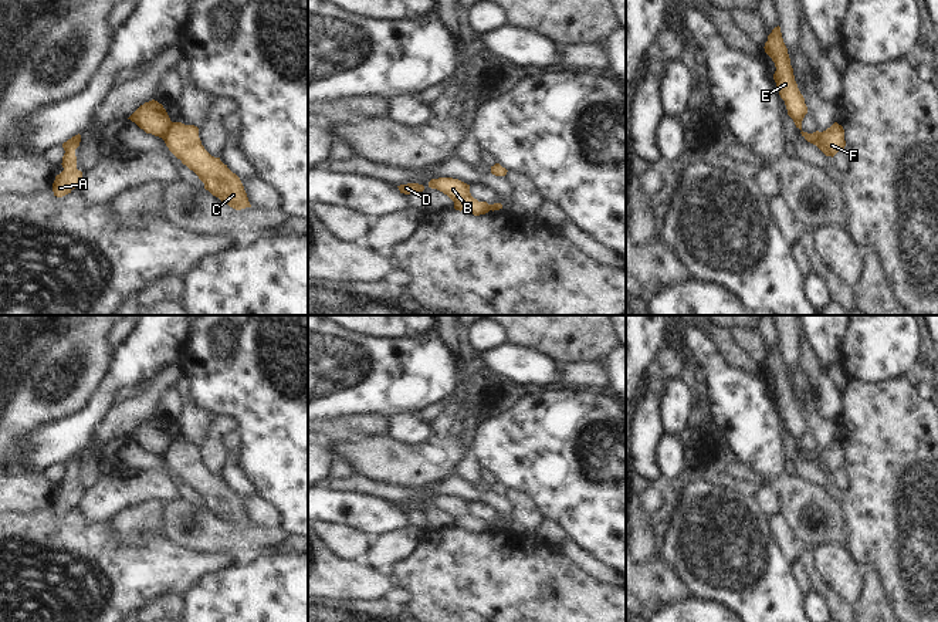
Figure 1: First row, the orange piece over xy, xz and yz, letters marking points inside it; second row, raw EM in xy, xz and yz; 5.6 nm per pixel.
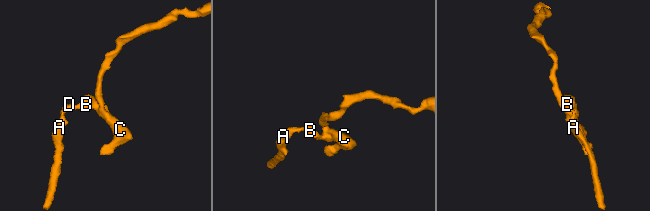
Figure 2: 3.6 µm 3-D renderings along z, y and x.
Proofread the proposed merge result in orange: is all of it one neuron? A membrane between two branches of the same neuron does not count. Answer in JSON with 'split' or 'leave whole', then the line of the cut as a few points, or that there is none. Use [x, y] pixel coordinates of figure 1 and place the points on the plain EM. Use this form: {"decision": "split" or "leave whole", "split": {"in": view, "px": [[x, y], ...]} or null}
{"decision": "split", "split": {"in": "xy", "px": [[173, 440], [162, 456]]}}

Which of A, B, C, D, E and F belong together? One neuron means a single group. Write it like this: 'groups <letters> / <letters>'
groups A B D / C E F

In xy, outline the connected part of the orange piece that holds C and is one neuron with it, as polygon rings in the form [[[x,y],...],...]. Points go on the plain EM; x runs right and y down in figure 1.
[[[173,440],[162,456],[169,469],[204,501],[204,507],[236,528],[251,525],[240,496],[220,476],[211,474],[199,456],[199,446]]]

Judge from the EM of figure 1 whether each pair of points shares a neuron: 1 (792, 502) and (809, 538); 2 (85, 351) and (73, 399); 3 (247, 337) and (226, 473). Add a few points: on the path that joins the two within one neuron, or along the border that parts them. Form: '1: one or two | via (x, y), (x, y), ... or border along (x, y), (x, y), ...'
1: one | via (801, 510), (805, 514), (805, 526), (809, 530)
2: one | via (75, 362), (73, 367), (73, 388)
3: two | border along (236, 466), (251, 483), (256, 493)

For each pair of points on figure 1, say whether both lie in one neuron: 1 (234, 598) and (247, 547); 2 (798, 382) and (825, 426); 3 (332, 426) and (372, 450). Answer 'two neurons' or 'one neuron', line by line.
1: two neurons
2: one neuron
3: two neurons

